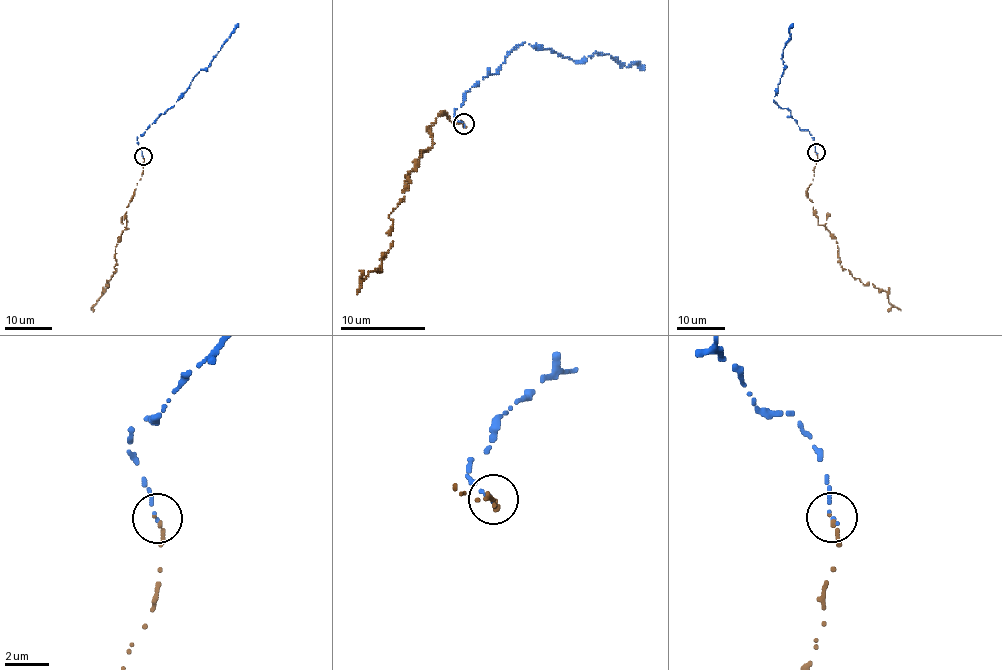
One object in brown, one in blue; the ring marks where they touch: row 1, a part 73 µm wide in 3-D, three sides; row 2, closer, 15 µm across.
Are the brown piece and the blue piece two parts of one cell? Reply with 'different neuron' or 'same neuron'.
same neuron

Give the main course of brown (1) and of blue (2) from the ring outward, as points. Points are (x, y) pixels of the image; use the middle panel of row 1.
1: (464, 124), (443, 113), (429, 127), (430, 147), (408, 171), (404, 196), (389, 215), (393, 246), (357, 294)
2: (464, 124), (454, 111), (465, 91), (524, 42), (573, 61), (608, 54), (644, 69)

